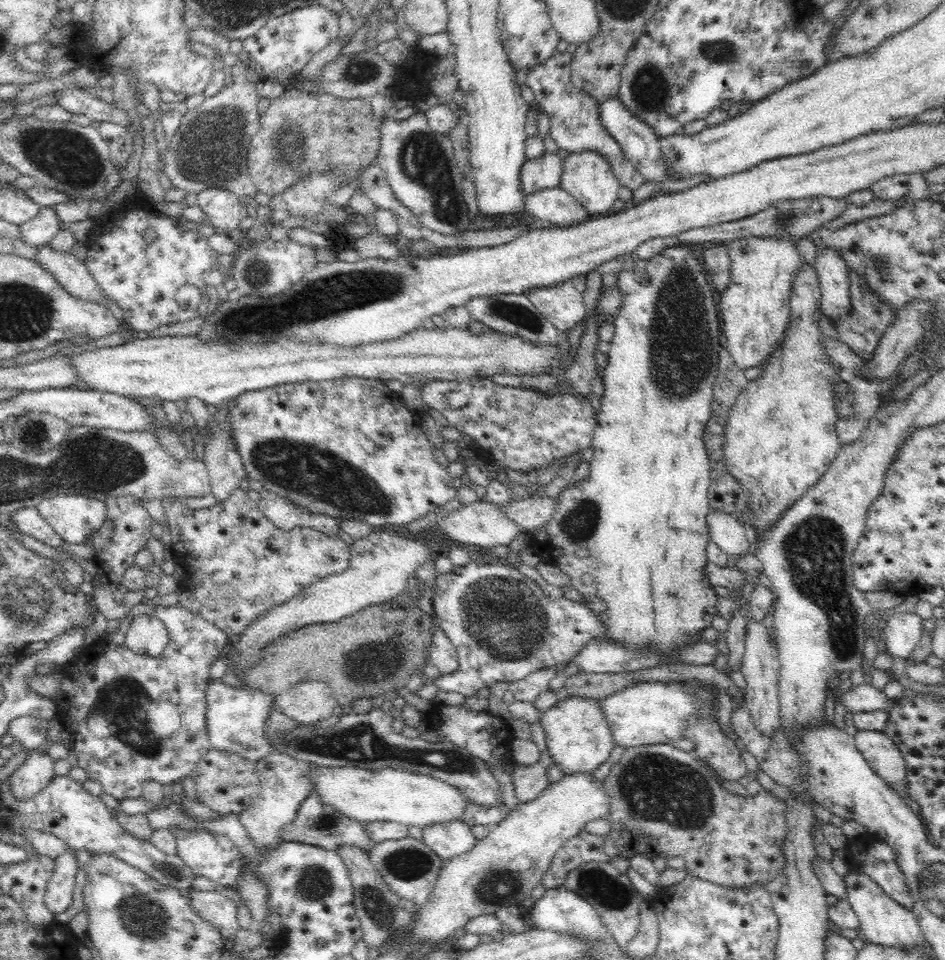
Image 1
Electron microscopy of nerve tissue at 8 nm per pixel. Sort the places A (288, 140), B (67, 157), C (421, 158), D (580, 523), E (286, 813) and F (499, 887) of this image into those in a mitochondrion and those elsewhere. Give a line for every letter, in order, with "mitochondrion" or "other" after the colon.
A: mitochondrion
B: mitochondrion
C: mitochondrion
D: mitochondrion
E: other
F: mitochondrion

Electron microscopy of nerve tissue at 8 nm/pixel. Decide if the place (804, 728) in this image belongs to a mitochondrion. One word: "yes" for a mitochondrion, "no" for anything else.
no

